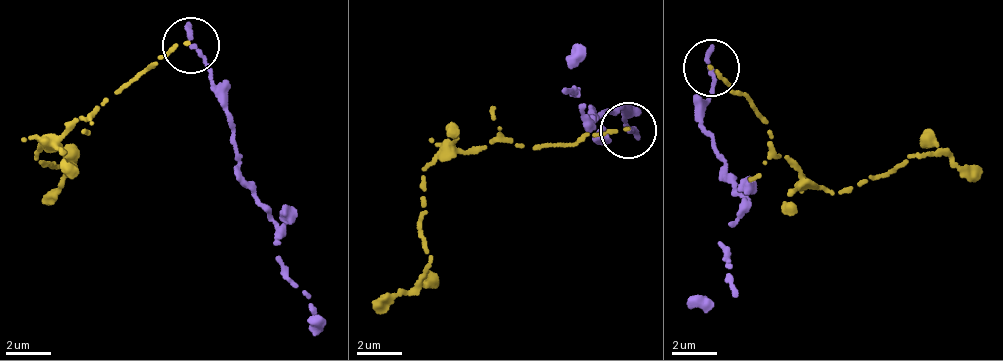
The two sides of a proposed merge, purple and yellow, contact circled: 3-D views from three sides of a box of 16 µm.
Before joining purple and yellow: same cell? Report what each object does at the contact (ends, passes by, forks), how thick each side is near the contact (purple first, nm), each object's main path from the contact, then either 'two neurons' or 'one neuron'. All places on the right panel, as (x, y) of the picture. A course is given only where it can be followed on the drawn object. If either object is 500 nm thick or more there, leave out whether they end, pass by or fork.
purple ends there; yellow ends there; 280 nm thick on the purple side, 170 nm on the other; purple runs (713, 69), (714, 82), (701, 124), (726, 176), (746, 201), (721, 249), (729, 268), (731, 297), (686, 302); yellow runs (708, 70), (717, 70), (749, 99), (777, 154), (833, 194), (847, 191), (909, 154), (947, 153), (974, 183); two neurons

